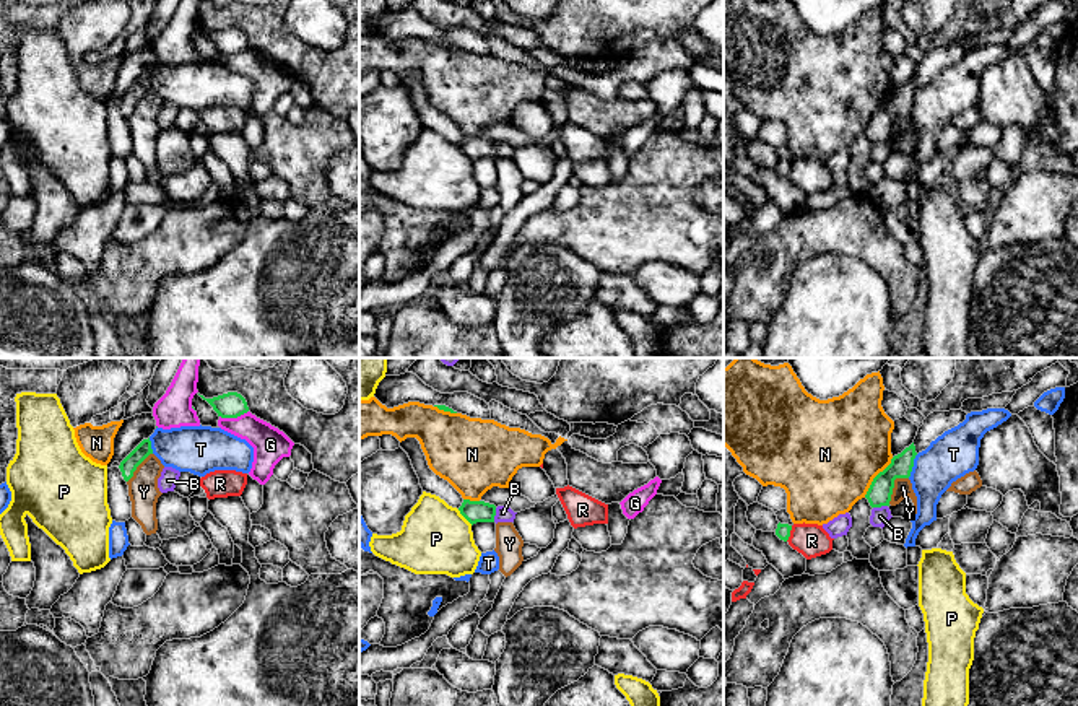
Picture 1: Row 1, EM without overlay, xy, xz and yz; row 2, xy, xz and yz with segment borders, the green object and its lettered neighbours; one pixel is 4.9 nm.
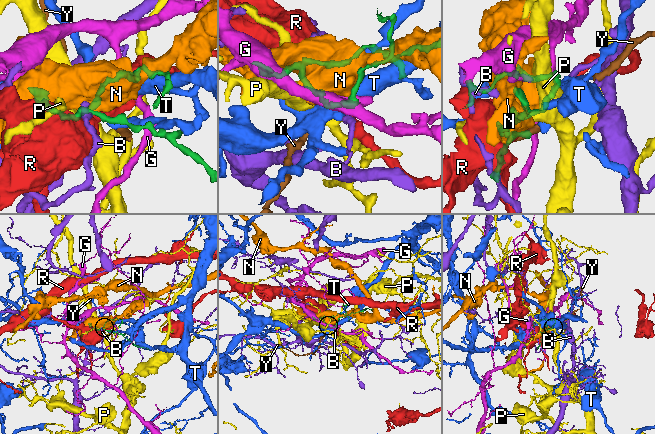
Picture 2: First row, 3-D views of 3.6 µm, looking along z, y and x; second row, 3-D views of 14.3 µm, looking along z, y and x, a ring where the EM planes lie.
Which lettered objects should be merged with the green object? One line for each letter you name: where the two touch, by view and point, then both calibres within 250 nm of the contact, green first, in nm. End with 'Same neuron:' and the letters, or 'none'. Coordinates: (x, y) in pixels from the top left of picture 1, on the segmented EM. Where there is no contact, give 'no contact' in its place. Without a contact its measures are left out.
Y: yz (893, 485) | 120/90 nm
Same neuron: Y

